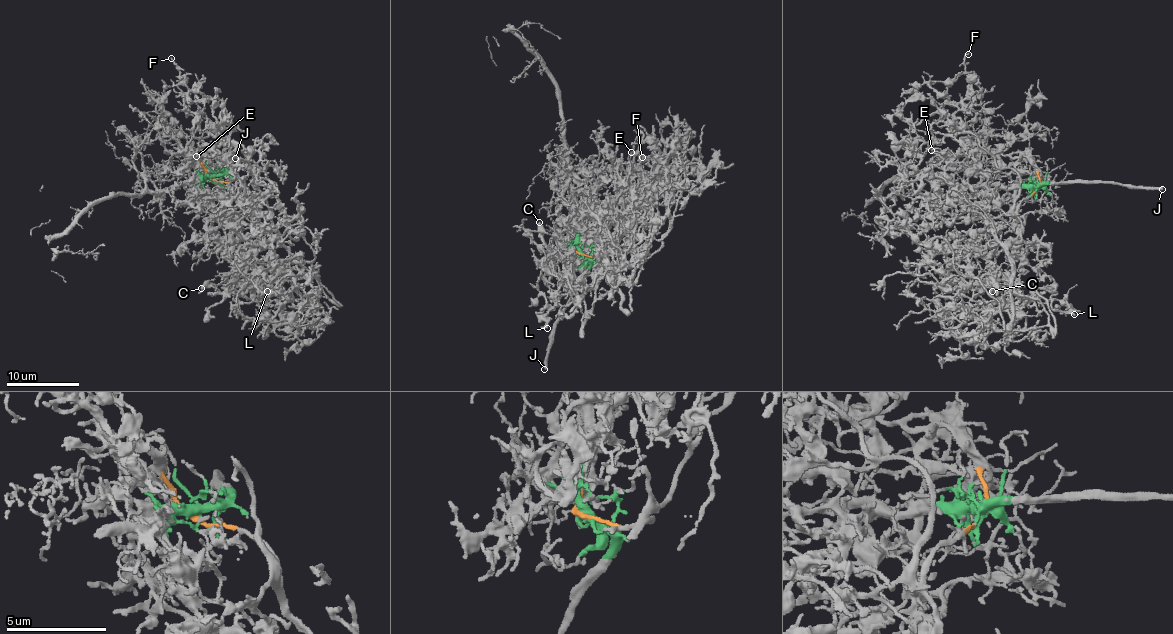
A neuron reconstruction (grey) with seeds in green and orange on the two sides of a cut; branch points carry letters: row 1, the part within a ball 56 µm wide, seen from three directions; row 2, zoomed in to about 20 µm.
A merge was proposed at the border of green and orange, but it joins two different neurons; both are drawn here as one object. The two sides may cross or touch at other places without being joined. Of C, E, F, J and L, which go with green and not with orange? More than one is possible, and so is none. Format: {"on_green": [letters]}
{"on_green": ["J"]}

